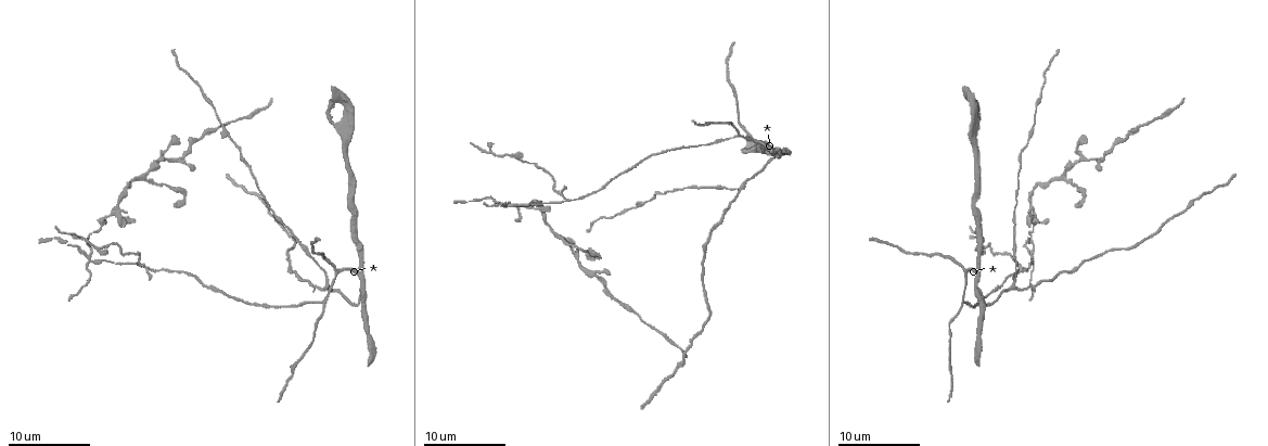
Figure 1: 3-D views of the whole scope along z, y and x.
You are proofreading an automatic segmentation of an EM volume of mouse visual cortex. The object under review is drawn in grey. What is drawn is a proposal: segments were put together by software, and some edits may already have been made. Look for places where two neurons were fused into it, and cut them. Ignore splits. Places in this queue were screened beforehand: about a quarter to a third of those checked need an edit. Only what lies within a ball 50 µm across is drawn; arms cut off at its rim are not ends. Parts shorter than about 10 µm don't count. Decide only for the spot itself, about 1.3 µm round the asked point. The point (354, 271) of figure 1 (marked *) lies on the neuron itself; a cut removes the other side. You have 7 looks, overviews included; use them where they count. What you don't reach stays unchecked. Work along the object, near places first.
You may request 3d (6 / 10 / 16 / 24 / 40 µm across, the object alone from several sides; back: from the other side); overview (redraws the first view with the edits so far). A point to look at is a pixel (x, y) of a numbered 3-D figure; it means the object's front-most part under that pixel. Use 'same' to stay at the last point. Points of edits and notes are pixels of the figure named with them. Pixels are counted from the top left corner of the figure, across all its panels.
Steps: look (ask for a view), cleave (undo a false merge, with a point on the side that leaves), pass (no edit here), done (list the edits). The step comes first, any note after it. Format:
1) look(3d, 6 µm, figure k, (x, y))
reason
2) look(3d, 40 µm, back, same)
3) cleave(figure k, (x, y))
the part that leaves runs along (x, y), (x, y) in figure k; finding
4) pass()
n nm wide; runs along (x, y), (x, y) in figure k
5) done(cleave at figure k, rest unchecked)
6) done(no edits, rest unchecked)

look(3d, 10 µm, figure 1, (323, 300))
a fork

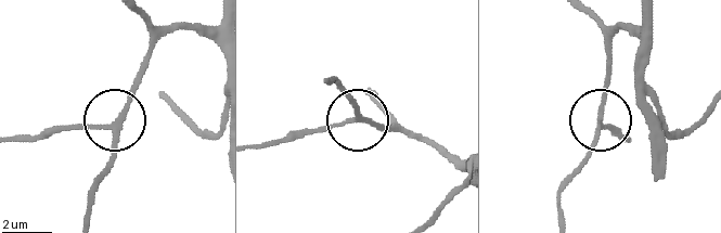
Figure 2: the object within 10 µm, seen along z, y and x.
pass()
runs along (205, 34), (177, 27), (157, 40), (116, 120), (108, 175) in figure 2; all the same neuron

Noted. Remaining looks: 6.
look(3d, 10 µm, figure 1, (1012, 286))
a fork

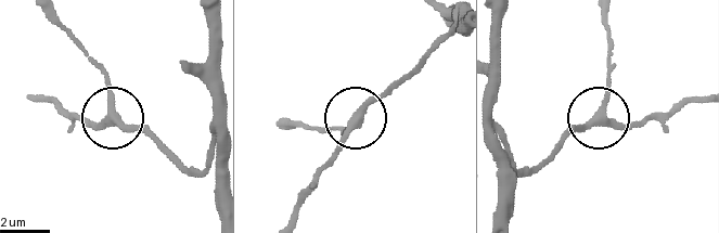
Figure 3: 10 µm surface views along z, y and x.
pass()
side arm 38 µm; continuous, no second neuron

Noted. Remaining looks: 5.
look(3d, 10 µm, figure 1, (92, 255))
sudden change in width

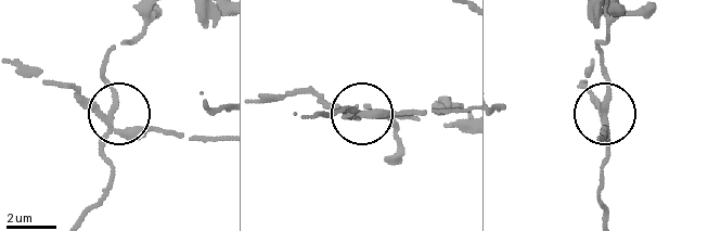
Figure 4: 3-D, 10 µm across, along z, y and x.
cleave(figure 4, (107, 87))
4 arms; the part that leaves runs along (106, 123), (113, 100), (108, 56), (138, 31), (145, 13) in figure 4; a second neuron is stuck on

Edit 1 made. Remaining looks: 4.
done(cleave at figure 4, rest unchecked)

